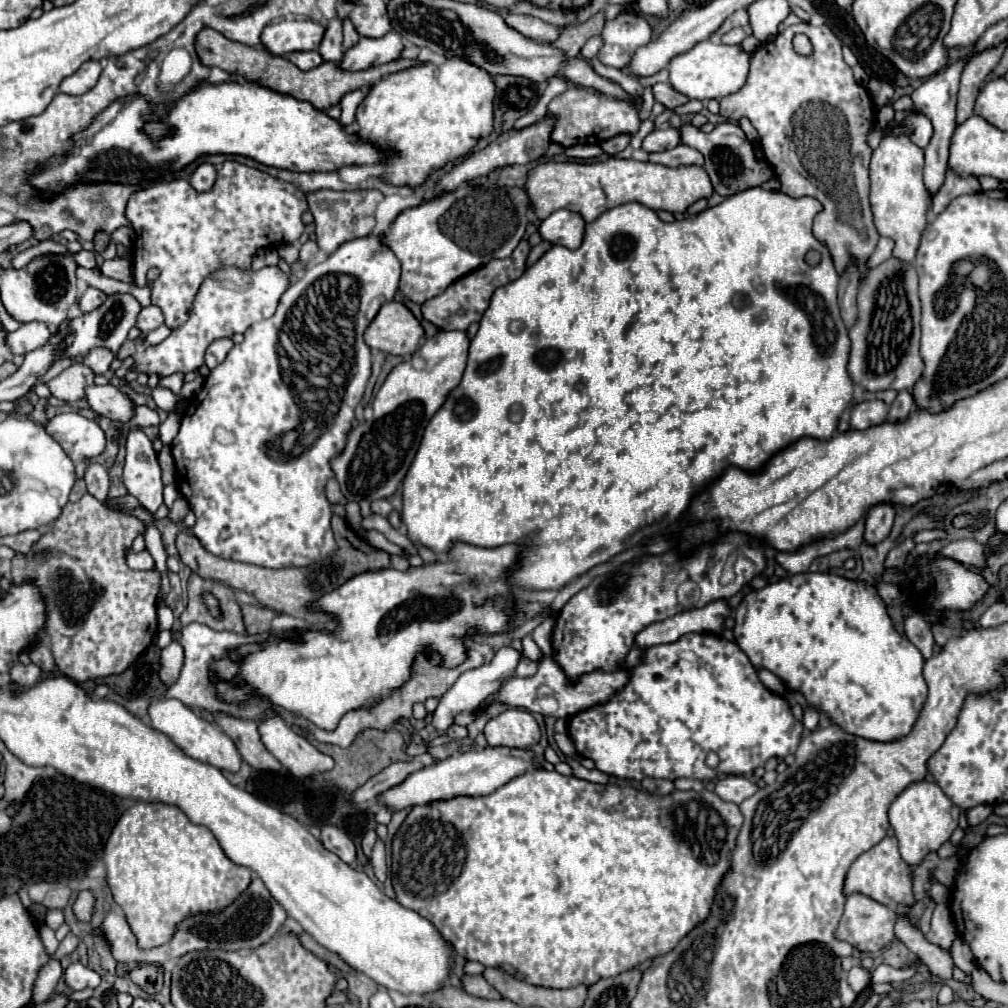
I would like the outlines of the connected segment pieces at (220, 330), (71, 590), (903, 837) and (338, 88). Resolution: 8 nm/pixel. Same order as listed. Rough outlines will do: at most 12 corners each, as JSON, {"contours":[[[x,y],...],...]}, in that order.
{"contours":[[[218,269],[158,345],[126,339],[148,377],[196,373],[212,341],[272,317],[292,275]],[[86,493],[18,553],[74,683],[156,635],[160,573],[126,565],[142,521]],[[938,783],[908,785],[888,819],[900,855],[920,865],[958,827]],[[198,33],[202,65],[308,101],[320,111],[350,91],[422,63],[302,71],[266,49]]]}

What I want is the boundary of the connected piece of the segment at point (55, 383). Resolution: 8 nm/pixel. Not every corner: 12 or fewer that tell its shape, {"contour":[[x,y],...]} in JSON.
{"contour":[[76,361],[48,381],[50,393],[66,403],[84,399],[94,371]]}

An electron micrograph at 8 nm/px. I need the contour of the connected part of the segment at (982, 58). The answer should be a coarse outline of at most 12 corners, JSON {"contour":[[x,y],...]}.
{"contour":[[1006,45],[974,53],[960,79],[956,125],[974,115],[974,99]]}

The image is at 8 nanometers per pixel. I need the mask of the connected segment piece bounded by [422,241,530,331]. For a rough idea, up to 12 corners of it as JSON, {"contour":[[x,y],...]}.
{"contour":[[528,241],[422,305],[424,319],[468,329],[494,291],[526,271]]}

